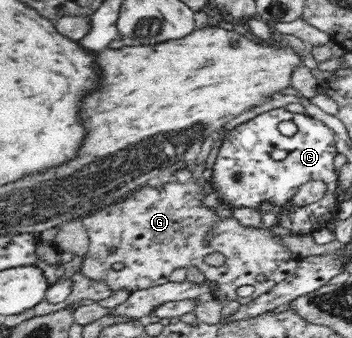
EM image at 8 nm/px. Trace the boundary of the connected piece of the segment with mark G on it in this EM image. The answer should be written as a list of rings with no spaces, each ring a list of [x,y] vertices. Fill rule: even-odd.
[[[172,180],[160,190],[144,185],[119,203],[105,206],[93,214],[84,216],[82,222],[90,235],[90,250],[84,256],[85,259],[79,270],[81,274],[93,280],[103,278],[113,292],[124,289],[130,294],[167,284],[175,269],[194,265],[202,271],[206,282],[218,284],[216,288],[212,288],[211,294],[214,298],[218,300],[228,298],[243,306],[245,303],[250,303],[251,299],[269,292],[274,286],[280,284],[280,281],[285,281],[296,272],[300,257],[280,242],[280,236],[270,237],[270,233],[276,231],[275,229],[248,228],[239,224],[233,216],[222,218],[216,215],[215,208],[201,206],[201,201],[206,196],[202,194],[201,188],[202,186],[197,185],[194,180],[187,183]],[[212,253],[220,253],[226,257],[222,266],[210,266],[204,262],[204,258]],[[258,274],[264,274],[266,280],[258,282],[256,280]],[[242,286],[253,286],[254,294],[247,299],[239,298],[238,288]]]

